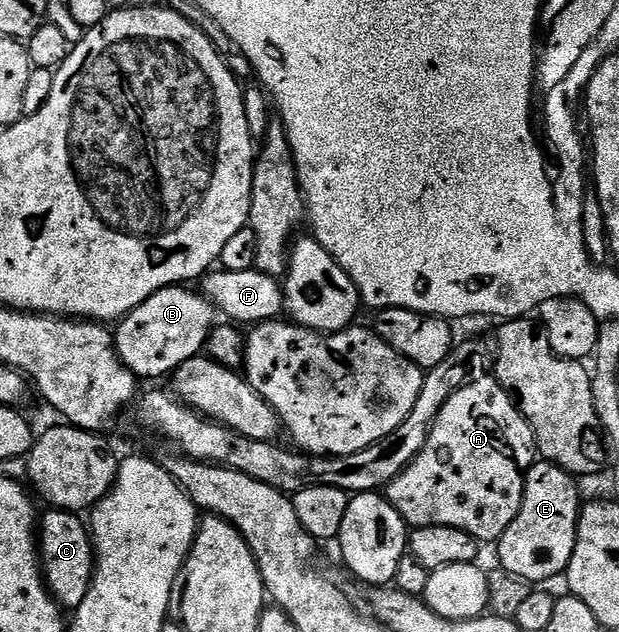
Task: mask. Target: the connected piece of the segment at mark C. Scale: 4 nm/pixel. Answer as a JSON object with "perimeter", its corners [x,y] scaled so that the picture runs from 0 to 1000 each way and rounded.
{"perimeter":[[[79,807],[63,823],[63,878],[66,896],[73,908],[87,949],[105,965],[123,965],[141,946],[141,934],[150,924],[150,902],[153,897],[153,869],[145,837],[129,815]]]}

